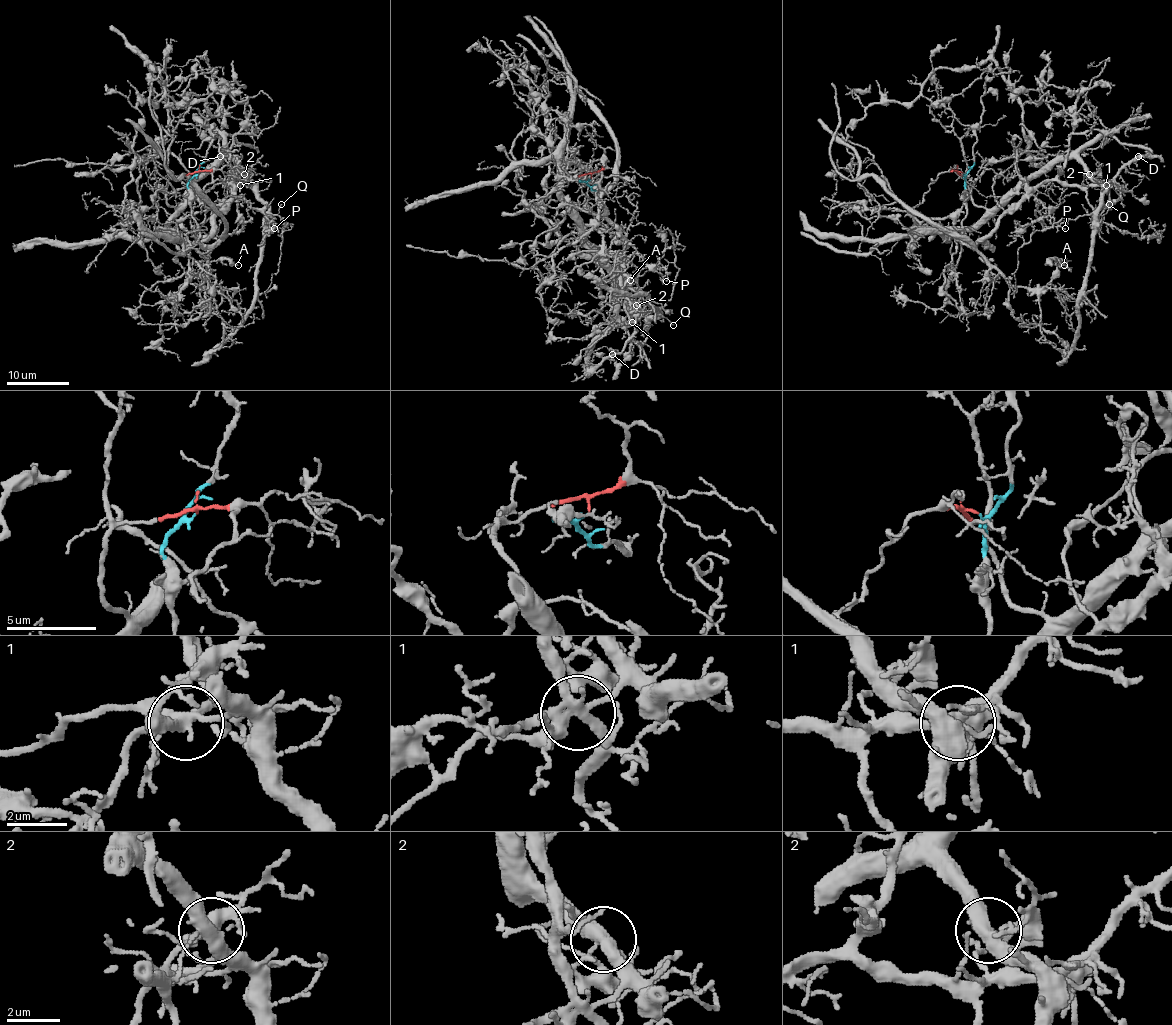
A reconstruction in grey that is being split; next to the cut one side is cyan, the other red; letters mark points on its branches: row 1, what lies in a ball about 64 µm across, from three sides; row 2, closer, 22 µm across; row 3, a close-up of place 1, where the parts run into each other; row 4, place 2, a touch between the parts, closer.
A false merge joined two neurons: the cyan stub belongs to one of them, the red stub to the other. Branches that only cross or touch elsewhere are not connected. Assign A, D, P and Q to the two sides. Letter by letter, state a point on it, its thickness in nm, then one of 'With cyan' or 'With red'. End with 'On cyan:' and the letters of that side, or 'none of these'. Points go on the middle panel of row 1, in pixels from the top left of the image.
A: Place: (630, 280). Thickness 110 nm. With cyan
D: Place: (612, 354). Thickness 80 nm. With cyan
P: Place: (666, 281). Thickness 120 nm. With cyan
Q: Place: (673, 325). Thickness 110 nm. With red
On cyan: A, D, P

